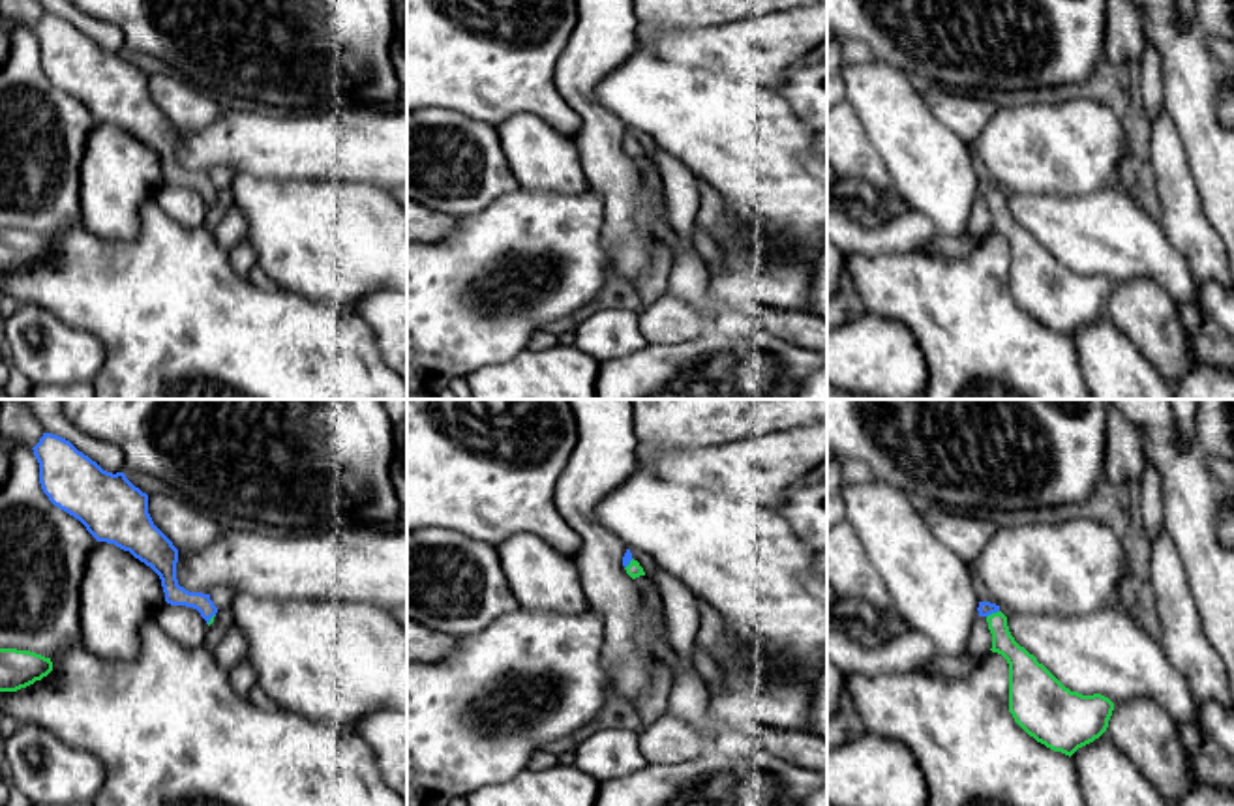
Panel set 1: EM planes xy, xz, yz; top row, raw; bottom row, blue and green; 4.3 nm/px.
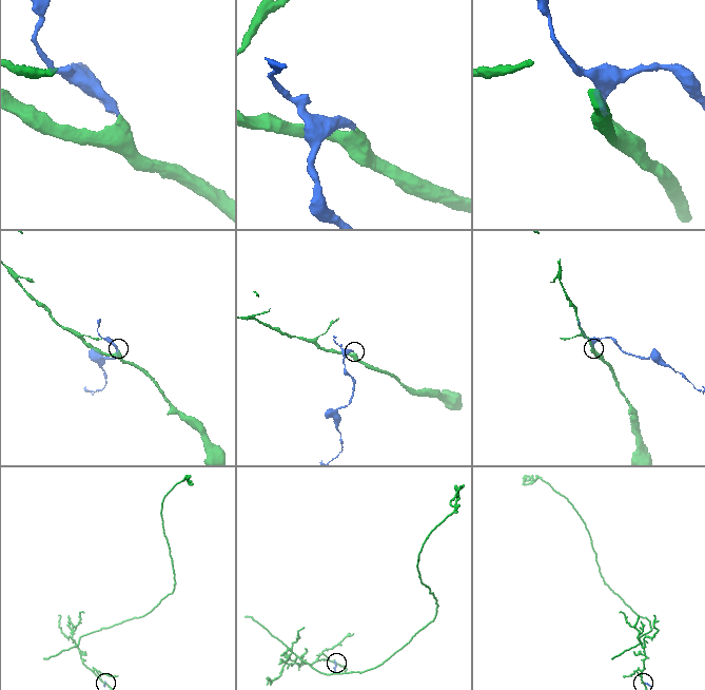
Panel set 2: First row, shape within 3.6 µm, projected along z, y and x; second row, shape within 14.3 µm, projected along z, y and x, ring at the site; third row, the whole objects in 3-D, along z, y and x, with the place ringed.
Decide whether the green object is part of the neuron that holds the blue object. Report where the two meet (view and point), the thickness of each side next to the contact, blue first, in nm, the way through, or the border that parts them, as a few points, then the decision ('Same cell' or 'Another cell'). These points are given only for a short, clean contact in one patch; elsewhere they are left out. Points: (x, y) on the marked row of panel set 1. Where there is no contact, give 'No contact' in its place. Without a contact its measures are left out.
Touches blue at yz (993, 611). Thickness 60 nm (blue) against 110 nm. Path across: yz (985, 608), (993, 611), (1002, 641), (1021, 662). Same cell

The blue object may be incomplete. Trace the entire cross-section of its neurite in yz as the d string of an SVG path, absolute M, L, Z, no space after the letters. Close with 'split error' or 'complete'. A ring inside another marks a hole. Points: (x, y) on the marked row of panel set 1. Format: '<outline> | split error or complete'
M979 602L977 611L988 622L990 650L1009 664L1009 712L1030 737L1071 757L1106 731L1114 710L1108 697L1082 695L1065 688L1015 641L1000 605Z | split error

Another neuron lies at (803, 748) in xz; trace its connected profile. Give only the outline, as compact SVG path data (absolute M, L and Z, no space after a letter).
M758 727L754 739L760 750L793 767L814 770L827 780L827 739L806 729L788 731L775 727Z

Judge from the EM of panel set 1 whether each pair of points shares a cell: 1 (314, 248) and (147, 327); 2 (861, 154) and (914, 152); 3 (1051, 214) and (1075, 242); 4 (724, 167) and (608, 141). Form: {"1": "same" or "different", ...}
{"1": "different", "2": "different", "3": "same", "4": "different"}

